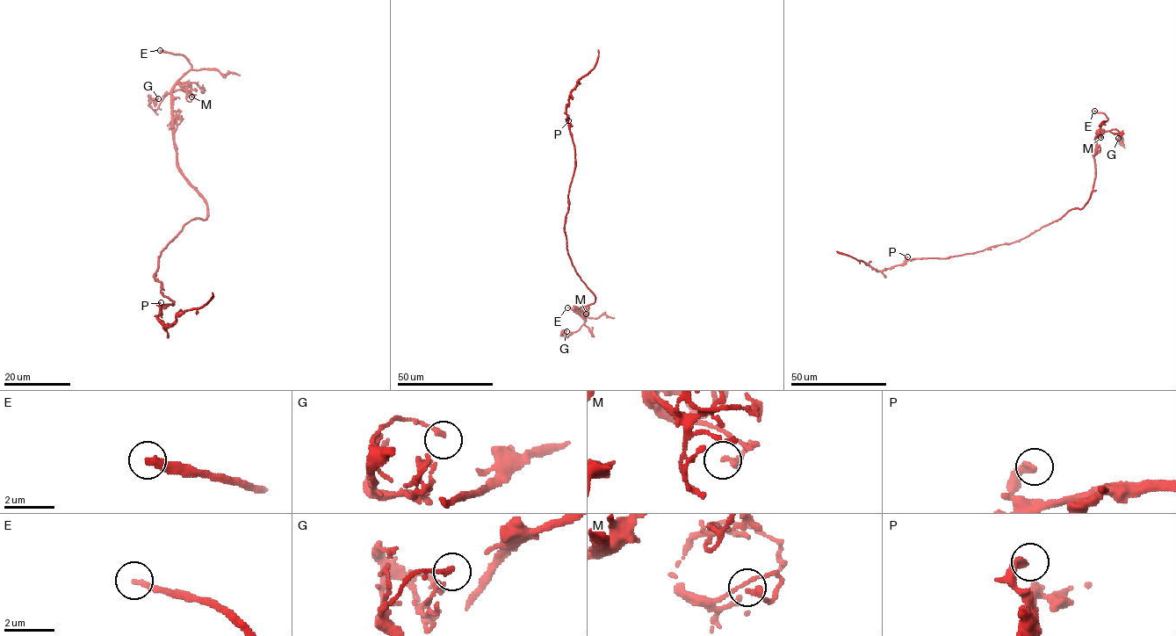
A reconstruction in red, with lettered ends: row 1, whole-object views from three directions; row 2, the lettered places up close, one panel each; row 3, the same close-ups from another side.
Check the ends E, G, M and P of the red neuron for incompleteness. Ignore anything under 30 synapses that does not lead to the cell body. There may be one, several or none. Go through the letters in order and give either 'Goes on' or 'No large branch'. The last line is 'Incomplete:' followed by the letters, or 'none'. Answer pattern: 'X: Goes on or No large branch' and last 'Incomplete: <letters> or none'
E: Goes on
G: No large branch
M: No large branch
P: No large branch
Incomplete: E

